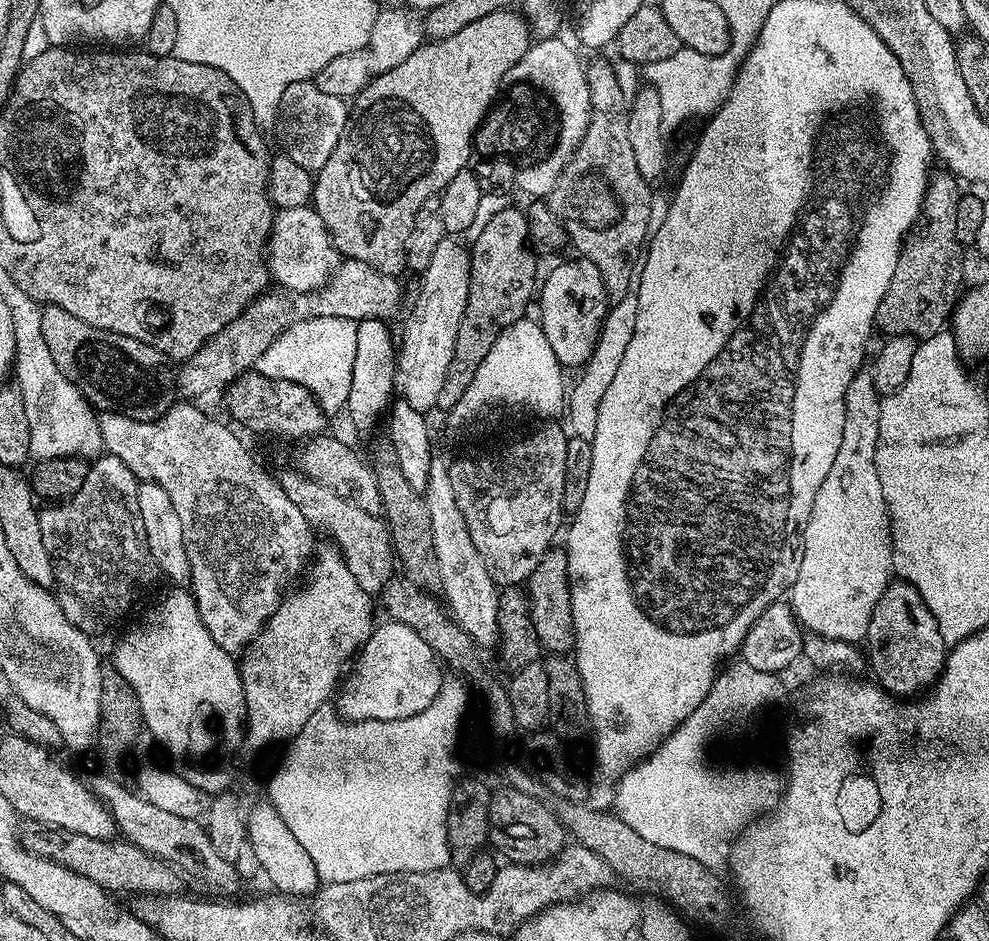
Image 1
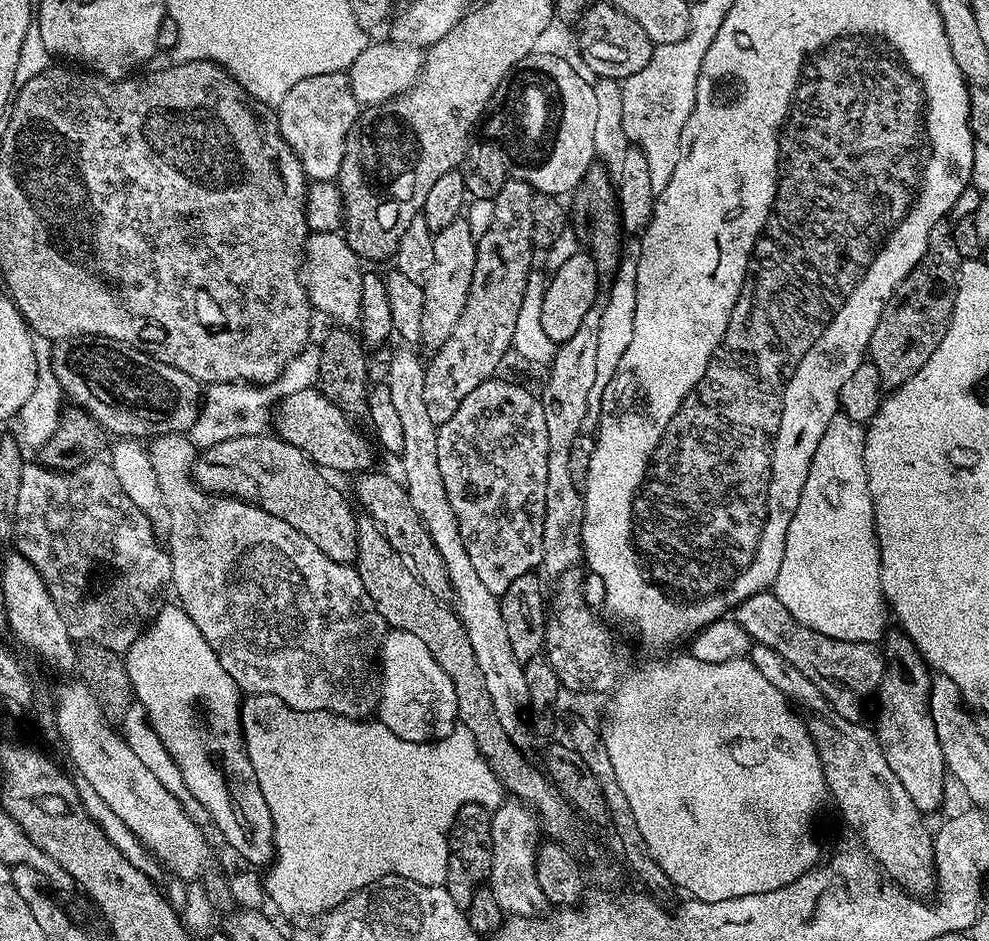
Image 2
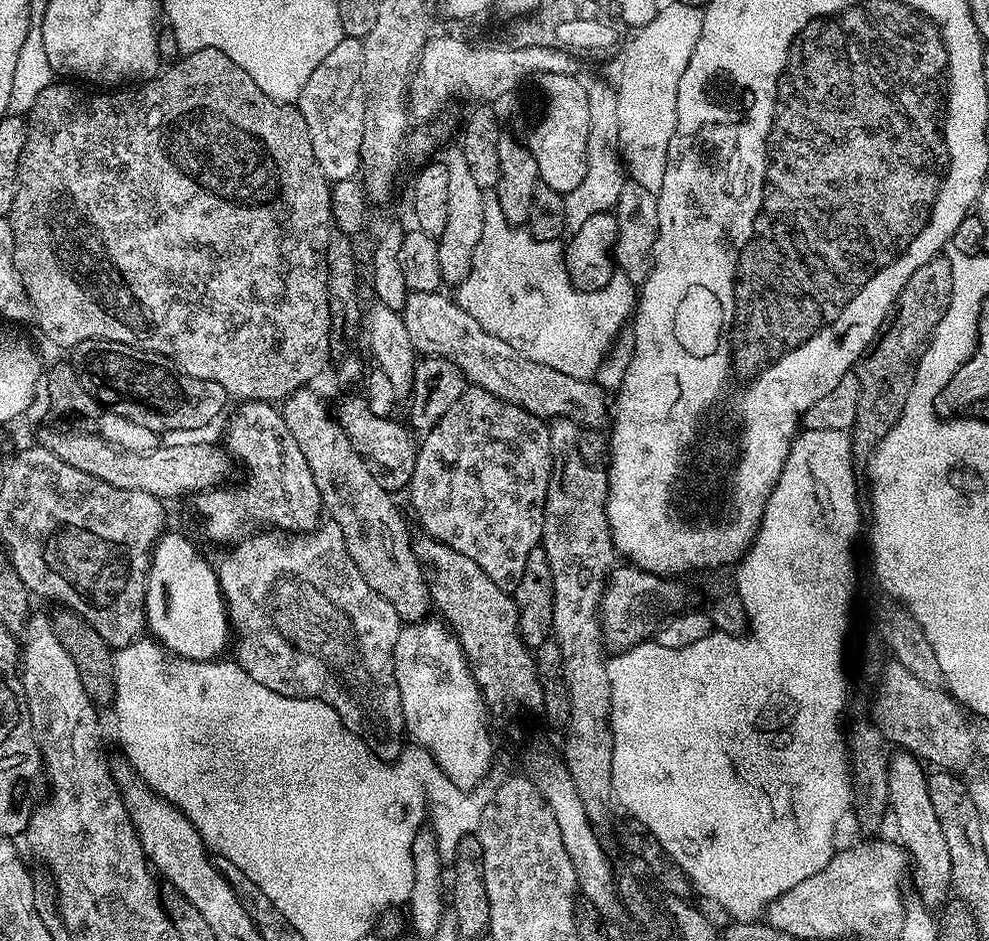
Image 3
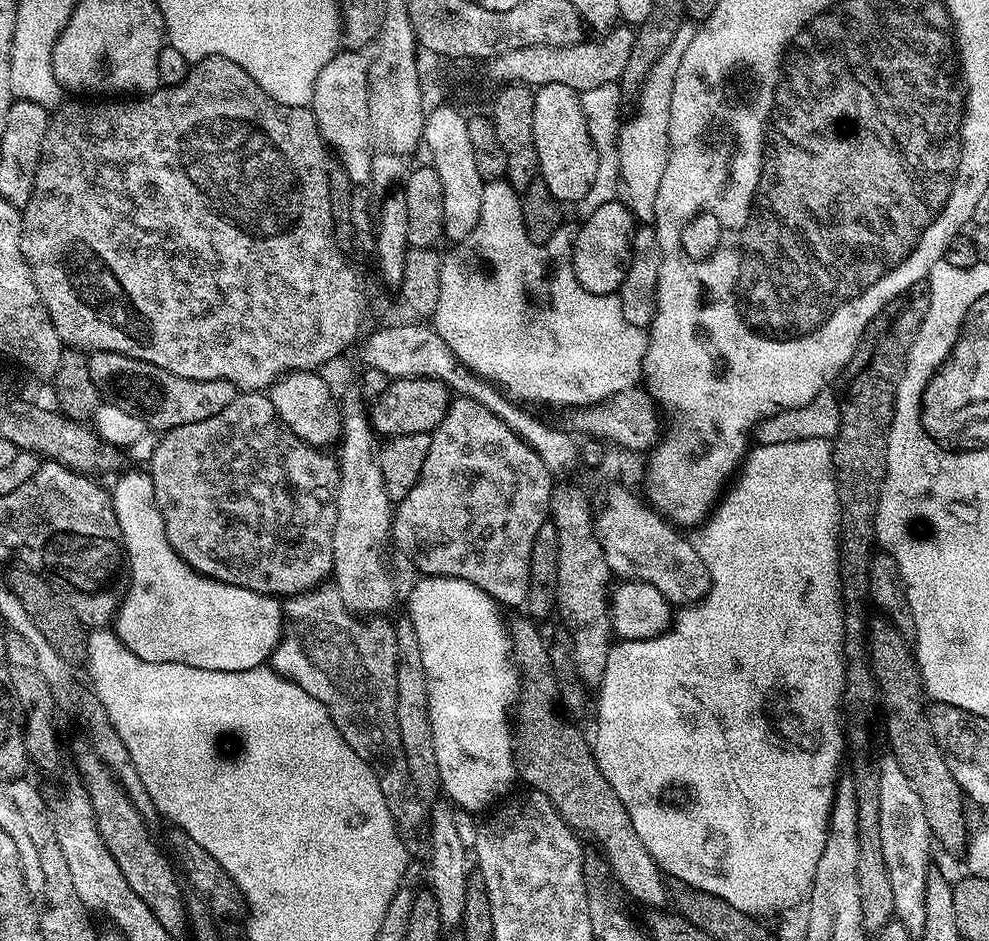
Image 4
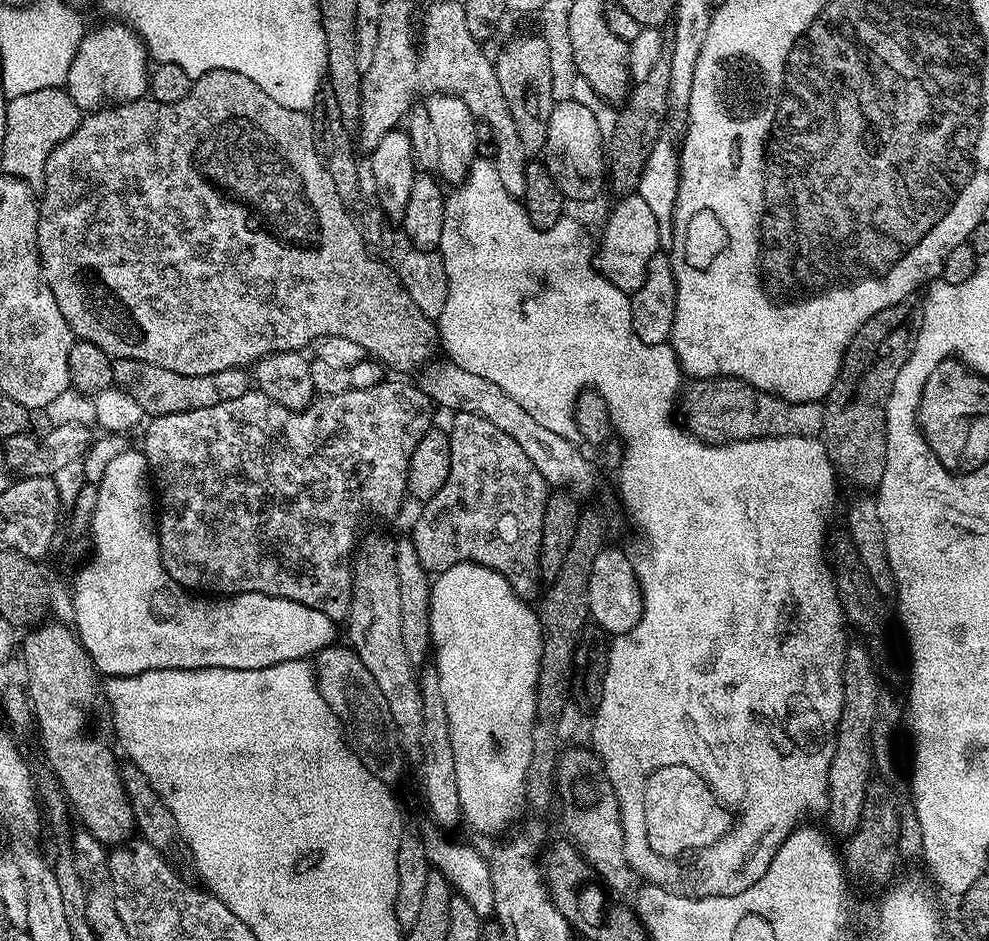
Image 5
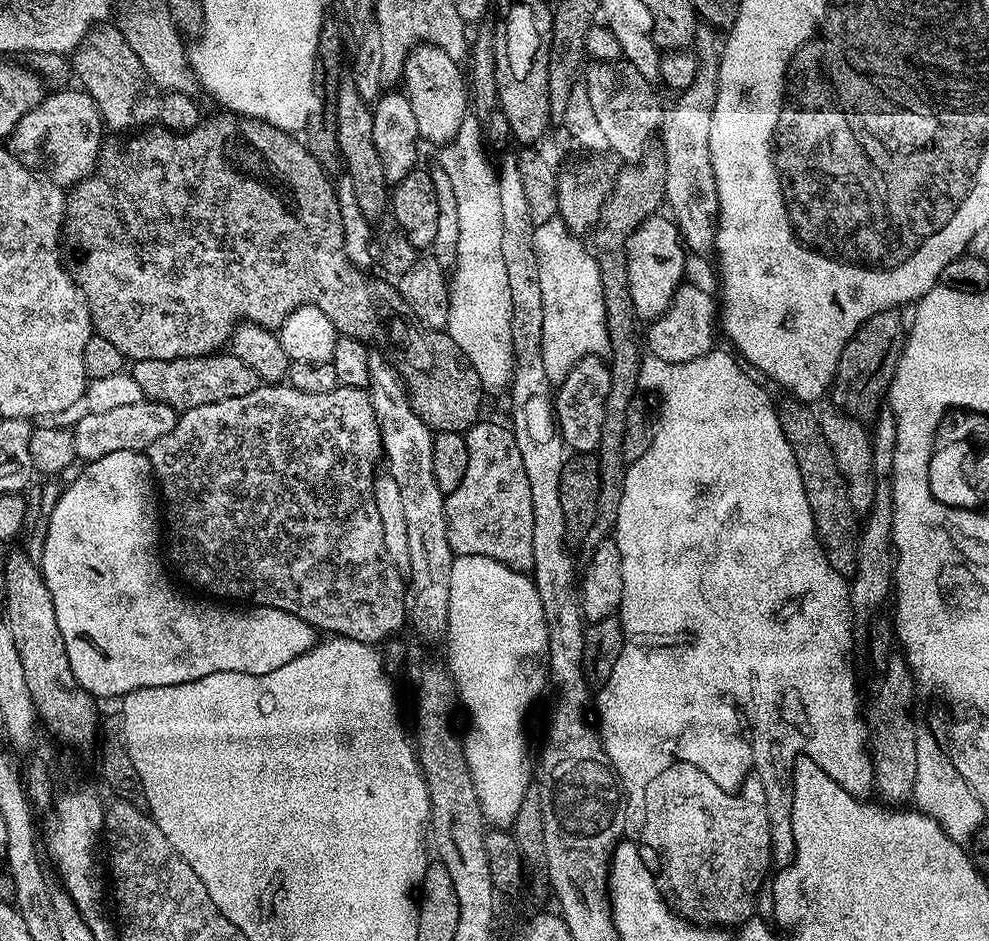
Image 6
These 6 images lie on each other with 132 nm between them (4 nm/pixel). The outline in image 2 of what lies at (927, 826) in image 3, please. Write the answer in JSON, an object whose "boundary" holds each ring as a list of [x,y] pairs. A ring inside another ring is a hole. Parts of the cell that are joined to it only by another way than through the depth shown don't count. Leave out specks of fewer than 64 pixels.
{"boundary":[[[889,631],[882,644],[886,667],[874,697],[877,704],[874,731],[891,779],[900,783],[899,791],[908,796],[917,810],[929,814],[943,802],[946,781],[942,746],[928,709],[933,673],[911,637],[895,631]]]}

